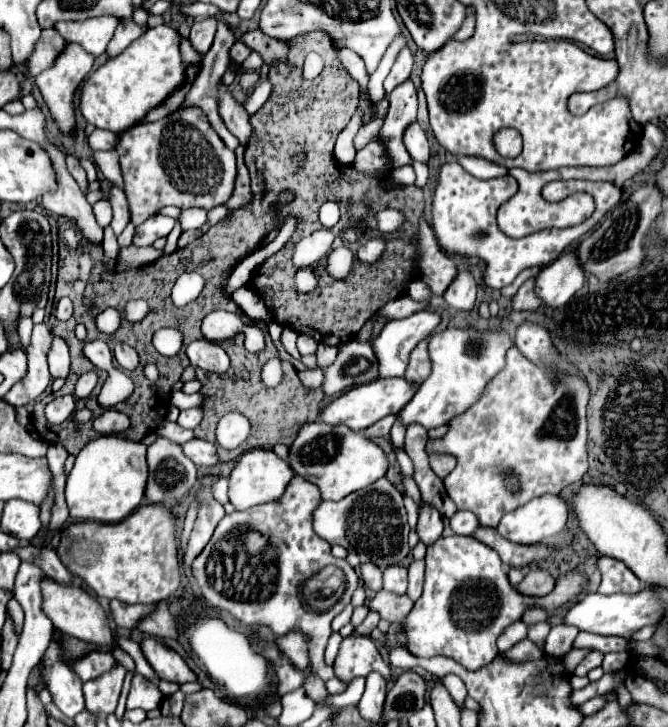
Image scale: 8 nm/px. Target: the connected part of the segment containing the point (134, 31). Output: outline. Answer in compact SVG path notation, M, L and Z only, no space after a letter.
M121 19L119 27L115 29L115 35L107 47L107 55L119 55L119 51L123 51L133 39L137 39L141 35L143 27L137 25L133 19Z

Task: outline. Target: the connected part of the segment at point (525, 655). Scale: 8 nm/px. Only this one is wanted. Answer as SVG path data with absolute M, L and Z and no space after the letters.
M523 639L521 643L517 643L517 647L513 647L511 651L505 653L507 657L515 659L515 661L527 661L527 659L543 659L545 657L545 649L539 647L537 643L533 643L531 639Z

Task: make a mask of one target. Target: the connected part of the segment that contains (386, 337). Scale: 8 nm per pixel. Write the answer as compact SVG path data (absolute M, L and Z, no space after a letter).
M421 311L405 319L389 321L373 341L379 377L401 377L409 363L409 353L439 325L439 315Z

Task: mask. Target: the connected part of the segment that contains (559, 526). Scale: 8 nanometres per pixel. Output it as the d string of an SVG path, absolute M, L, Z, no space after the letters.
M541 495L533 501L529 501L527 505L519 507L517 511L511 511L507 513L501 523L497 525L497 531L509 539L509 541L515 541L515 543L541 543L557 533L561 533L567 525L567 519L569 519L569 511L571 511L571 505L569 501L563 497L563 495Z

